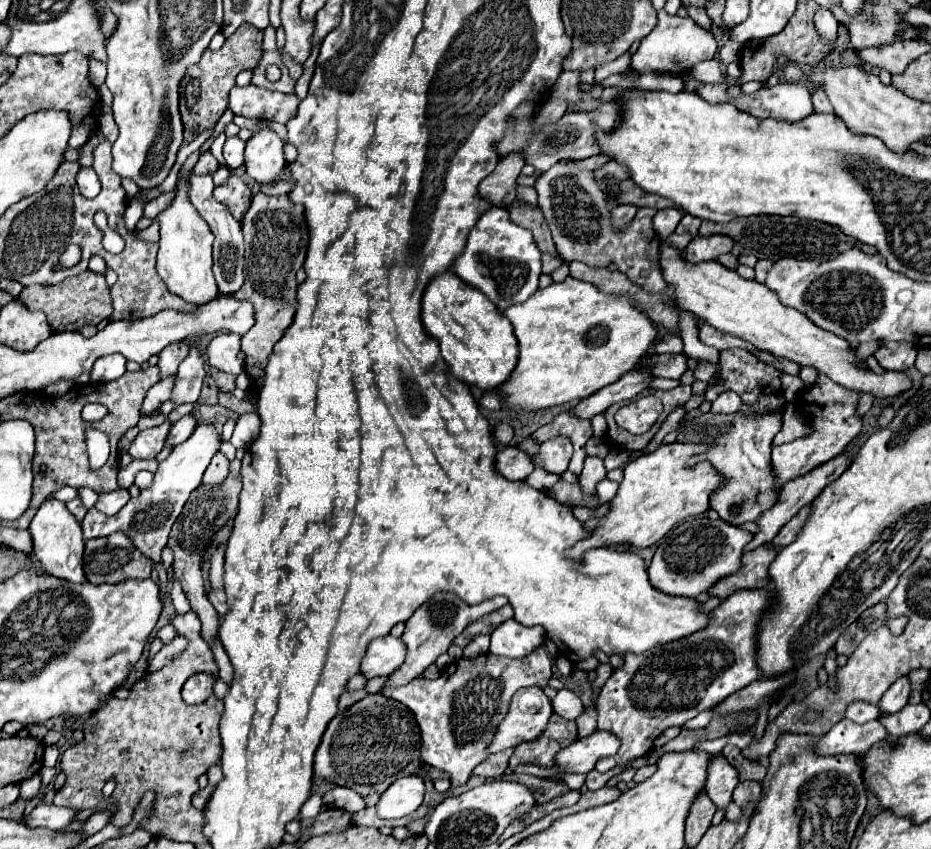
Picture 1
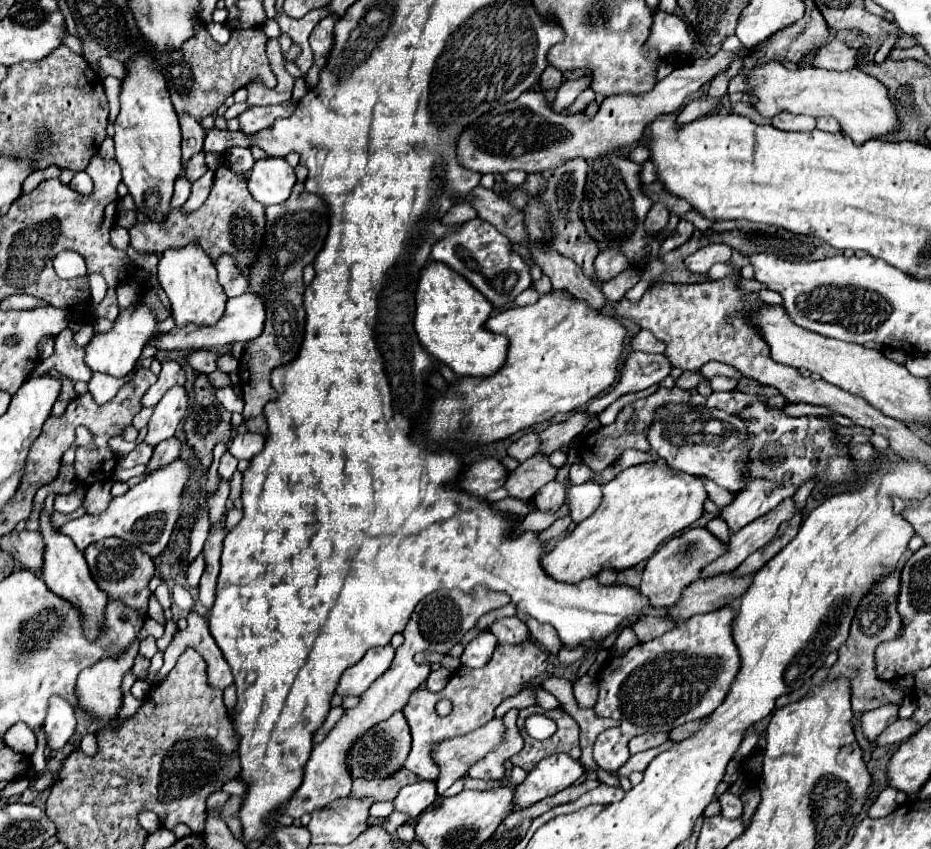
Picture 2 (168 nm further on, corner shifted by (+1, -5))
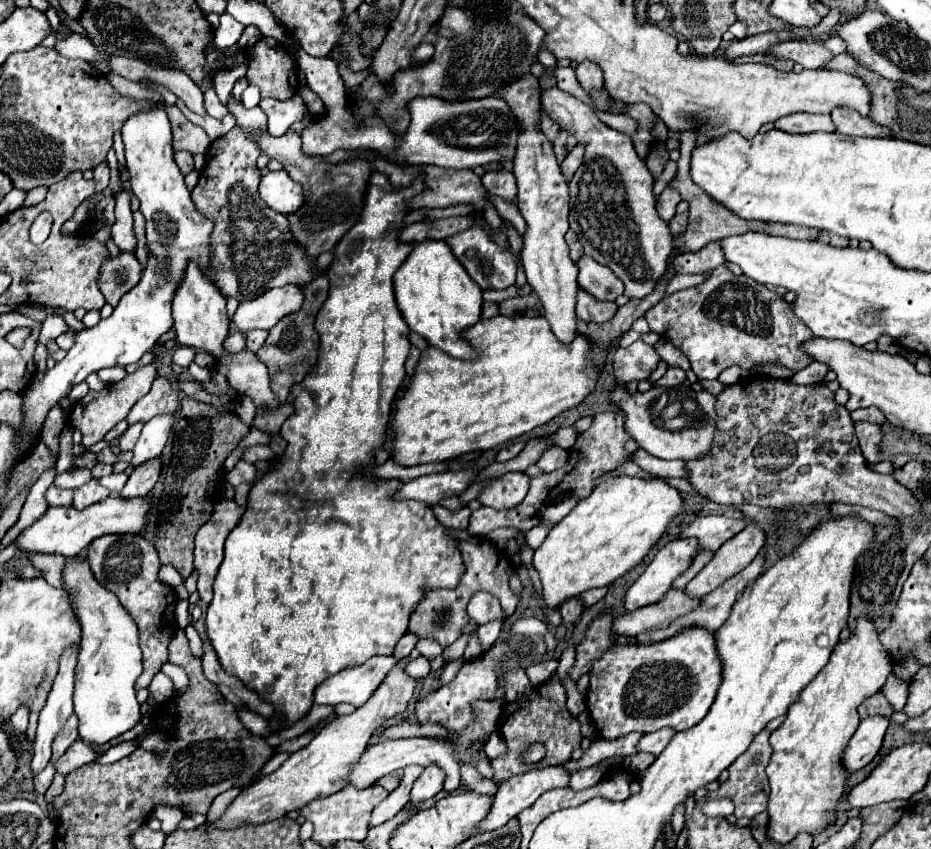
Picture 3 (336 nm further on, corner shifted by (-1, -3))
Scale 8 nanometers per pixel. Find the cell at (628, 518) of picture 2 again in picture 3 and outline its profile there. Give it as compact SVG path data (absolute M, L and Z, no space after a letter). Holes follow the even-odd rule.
M616 475L602 481L588 499L582 499L568 517L550 529L544 543L534 551L532 565L540 575L546 605L558 609L564 601L588 589L616 581L640 563L668 523L680 513L680 493L662 479L646 481Z

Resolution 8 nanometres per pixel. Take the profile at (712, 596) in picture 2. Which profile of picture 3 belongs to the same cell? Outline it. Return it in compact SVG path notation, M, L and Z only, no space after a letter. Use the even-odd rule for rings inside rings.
M668 589L668 595L660 603L640 607L632 613L624 613L614 619L612 627L612 637L636 637L644 631L654 631L654 629L664 629L668 627L674 619L690 613L700 605L698 599L690 599L684 591L678 589Z

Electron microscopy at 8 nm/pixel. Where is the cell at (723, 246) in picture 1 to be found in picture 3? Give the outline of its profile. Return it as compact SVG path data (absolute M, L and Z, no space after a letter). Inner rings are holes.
M708 243L696 253L682 253L682 255L676 255L672 259L672 267L678 275L682 275L682 273L688 273L688 275L706 273L706 271L716 269L722 263L724 263L724 253L722 253L718 243Z

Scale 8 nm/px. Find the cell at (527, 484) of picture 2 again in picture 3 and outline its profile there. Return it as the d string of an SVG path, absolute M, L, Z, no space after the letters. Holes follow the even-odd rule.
M506 473L498 479L494 479L490 485L484 487L484 491L478 495L480 505L492 507L492 509L512 509L522 503L530 487L530 477L524 473Z

